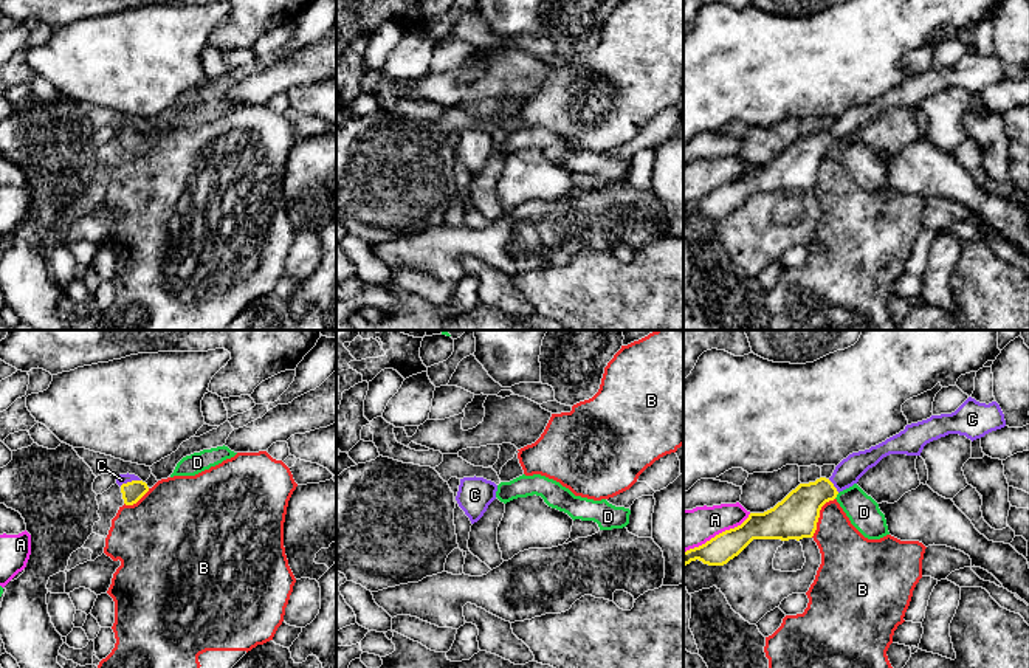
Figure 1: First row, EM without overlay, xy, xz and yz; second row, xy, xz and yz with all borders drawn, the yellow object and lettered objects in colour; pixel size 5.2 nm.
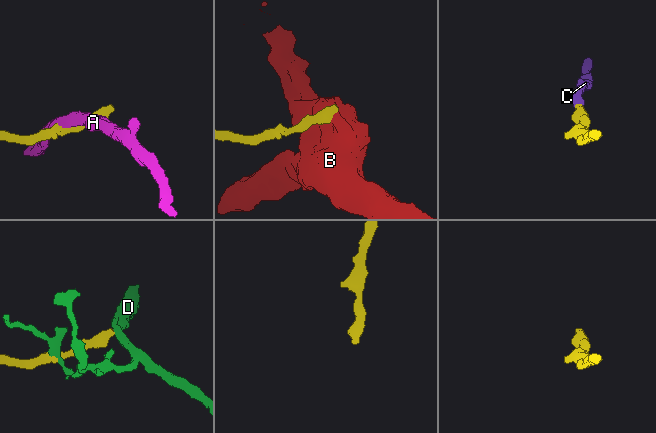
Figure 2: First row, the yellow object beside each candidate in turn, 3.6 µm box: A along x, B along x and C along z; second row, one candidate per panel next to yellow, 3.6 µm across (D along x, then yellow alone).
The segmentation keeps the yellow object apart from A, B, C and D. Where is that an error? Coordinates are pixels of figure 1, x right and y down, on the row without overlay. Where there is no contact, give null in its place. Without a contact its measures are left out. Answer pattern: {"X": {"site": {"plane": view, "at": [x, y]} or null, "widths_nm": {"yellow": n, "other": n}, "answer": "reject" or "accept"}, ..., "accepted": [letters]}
{"A": {"site": {"plane": "yz", "at": [716, 188]}, "widths_nm": {"yellow": 150, "other": 200}, "answer": "reject"}, "B": {"site": {"plane": "yz", "at": [819, 169]}, "widths_nm": {"yellow": 220, "other": 280}, "answer": "reject"}, "C": {"site": {"plane": "xy", "at": [129, 135]}, "widths_nm": {"yellow": 110, "other": 50}, "answer": "accept"}, "D": {"site": {"plane": "yz", "at": [836, 149]}, "widths_nm": {"yellow": 220, "other": 170}, "answer": "reject"}, "accepted": ["C"]}

